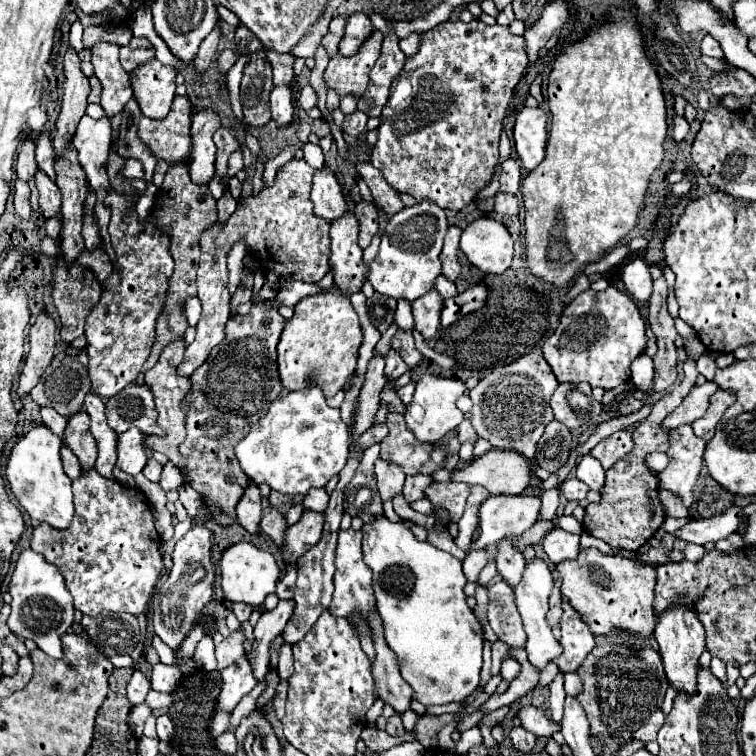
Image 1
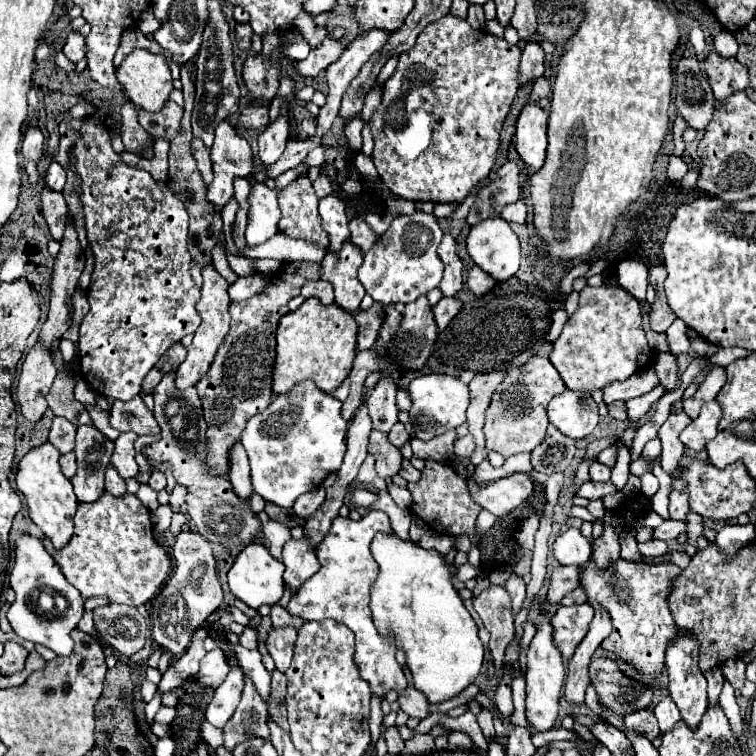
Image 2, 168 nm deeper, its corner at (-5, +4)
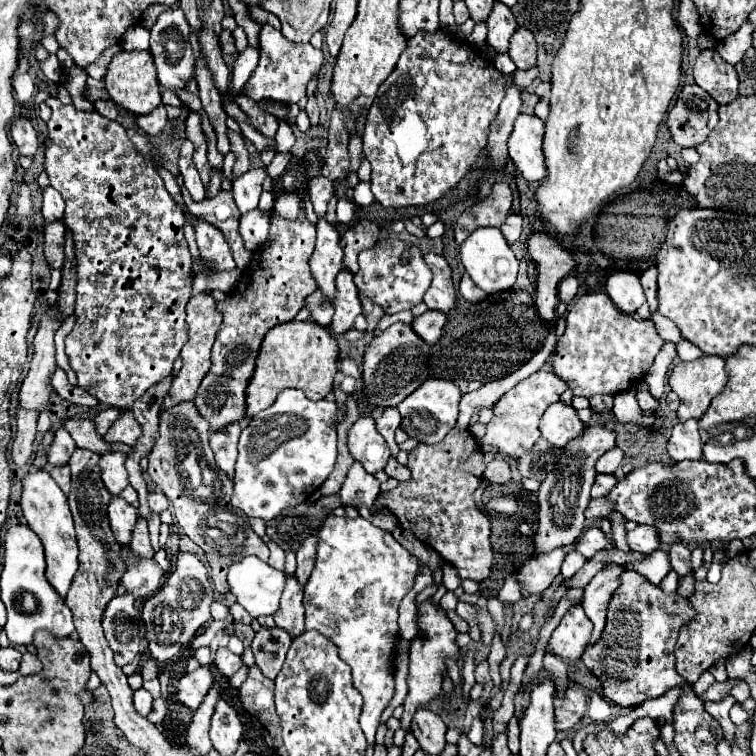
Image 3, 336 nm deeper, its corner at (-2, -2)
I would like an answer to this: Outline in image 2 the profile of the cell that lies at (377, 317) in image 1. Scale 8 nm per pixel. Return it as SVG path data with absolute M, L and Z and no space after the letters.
M372 303L370 309L366 311L360 311L356 315L356 321L360 325L360 331L358 331L358 349L370 349L372 343L378 339L378 333L380 333L380 327L384 323L384 317L386 317L386 311L384 311L384 303Z

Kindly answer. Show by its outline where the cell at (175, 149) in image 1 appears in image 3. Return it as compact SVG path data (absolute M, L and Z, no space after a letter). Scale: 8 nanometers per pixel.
M159 105L157 109L153 109L147 115L139 115L137 117L137 125L147 133L147 135L157 135L163 131L163 127L167 125L167 111L163 105Z

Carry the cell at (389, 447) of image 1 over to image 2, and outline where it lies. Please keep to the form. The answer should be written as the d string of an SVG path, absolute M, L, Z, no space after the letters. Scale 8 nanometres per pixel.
M396 423L396 425L392 427L392 431L388 433L388 441L390 441L392 445L396 445L398 449L400 449L404 443L408 443L410 439L412 439L412 435L406 433L406 427L404 427L402 423Z

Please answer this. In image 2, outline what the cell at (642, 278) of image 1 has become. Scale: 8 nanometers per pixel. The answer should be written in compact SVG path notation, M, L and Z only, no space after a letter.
M626 259L618 265L616 269L618 275L618 283L638 301L646 299L646 287L648 287L648 269L646 265L634 261L634 259Z

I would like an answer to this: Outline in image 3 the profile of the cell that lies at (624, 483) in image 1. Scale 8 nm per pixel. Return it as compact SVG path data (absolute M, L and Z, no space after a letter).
M613 447L611 451L607 451L595 465L597 473L615 473L617 467L621 465L621 459L623 459L623 451L619 447Z

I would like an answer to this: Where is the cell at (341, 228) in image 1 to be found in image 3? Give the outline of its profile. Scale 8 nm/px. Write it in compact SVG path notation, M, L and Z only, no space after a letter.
M343 269L337 275L335 285L337 285L337 297L333 301L335 315L331 321L331 331L335 335L341 335L353 327L355 317L361 313L361 301L359 301L359 291L353 285L353 275L347 269Z

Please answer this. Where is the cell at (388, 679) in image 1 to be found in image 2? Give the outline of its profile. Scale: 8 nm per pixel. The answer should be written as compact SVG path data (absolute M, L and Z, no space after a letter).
M406 687L404 691L398 693L398 703L404 713L410 717L420 717L424 719L428 715L428 701L426 695L420 693L416 687Z

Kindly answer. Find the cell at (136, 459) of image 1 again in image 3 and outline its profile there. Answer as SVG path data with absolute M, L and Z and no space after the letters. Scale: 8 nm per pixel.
M113 451L99 459L99 471L103 485L111 495L119 495L127 485L127 473L125 473L125 453Z

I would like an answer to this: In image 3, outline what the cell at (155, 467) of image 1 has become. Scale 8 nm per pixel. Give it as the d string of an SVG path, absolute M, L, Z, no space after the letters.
M153 491L153 493L149 493L149 507L151 507L151 511L153 513L163 513L165 509L167 509L167 497L163 495L163 493L159 493L159 491Z

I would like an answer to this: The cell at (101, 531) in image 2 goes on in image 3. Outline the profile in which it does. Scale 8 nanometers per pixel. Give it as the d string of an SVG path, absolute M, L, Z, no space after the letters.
M125 545L123 549L123 561L127 563L127 573L123 575L121 583L125 585L127 593L133 593L137 599L147 599L165 581L165 573L153 559L137 559L131 561L131 549Z

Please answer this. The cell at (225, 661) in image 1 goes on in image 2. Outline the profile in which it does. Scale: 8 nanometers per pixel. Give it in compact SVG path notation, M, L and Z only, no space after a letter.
M214 649L210 653L206 653L206 657L200 663L200 671L196 675L198 683L204 687L218 687L226 675L228 675L228 657L222 649Z

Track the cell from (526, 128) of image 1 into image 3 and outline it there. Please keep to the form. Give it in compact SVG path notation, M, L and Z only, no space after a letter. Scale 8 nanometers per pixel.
M519 115L509 137L509 157L527 181L543 181L547 165L543 155L543 121L537 115Z

